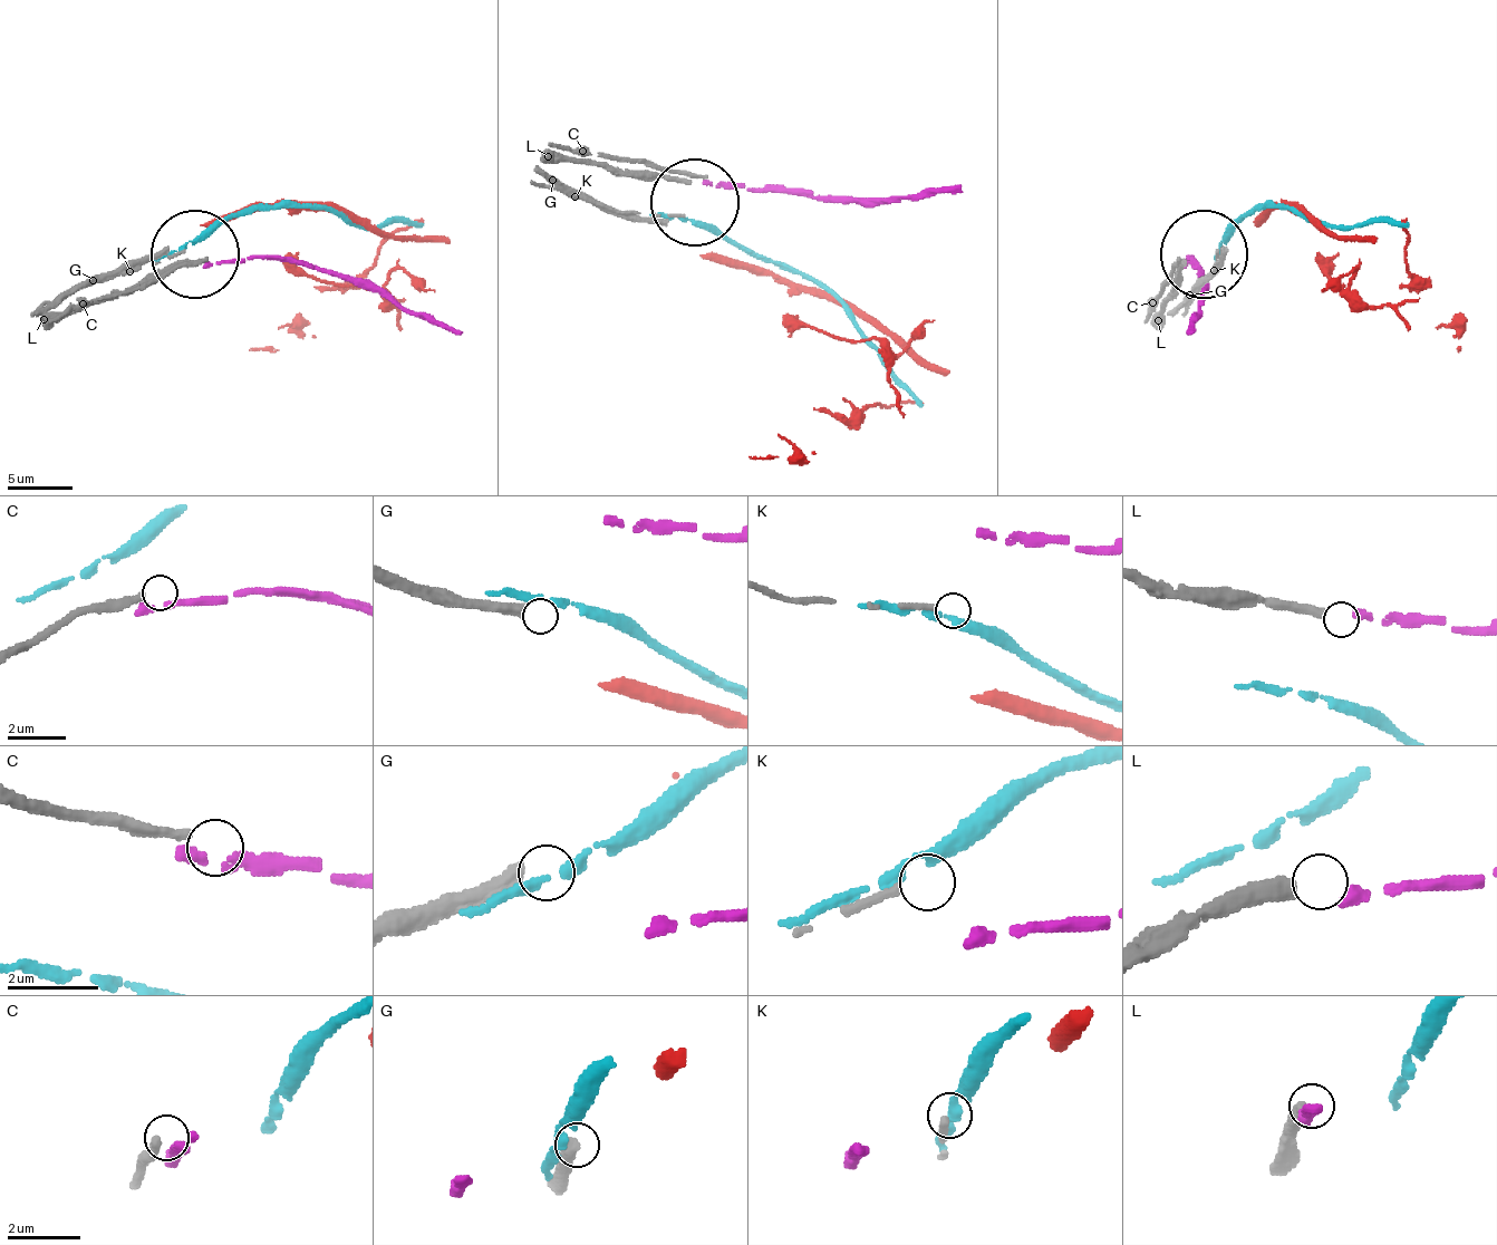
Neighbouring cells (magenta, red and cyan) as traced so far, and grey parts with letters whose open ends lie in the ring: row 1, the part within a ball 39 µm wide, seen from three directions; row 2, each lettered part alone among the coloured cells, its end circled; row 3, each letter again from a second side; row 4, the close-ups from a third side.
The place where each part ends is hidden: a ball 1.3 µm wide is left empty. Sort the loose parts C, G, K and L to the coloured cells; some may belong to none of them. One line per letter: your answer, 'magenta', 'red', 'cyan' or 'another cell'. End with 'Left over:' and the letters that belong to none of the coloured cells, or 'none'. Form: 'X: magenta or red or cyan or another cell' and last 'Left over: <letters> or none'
C: another cell
G: another cell
K: another cell
L: another cell
Left over: C, G, K, L

